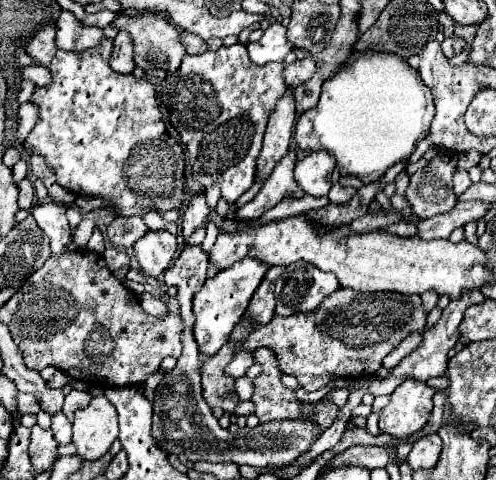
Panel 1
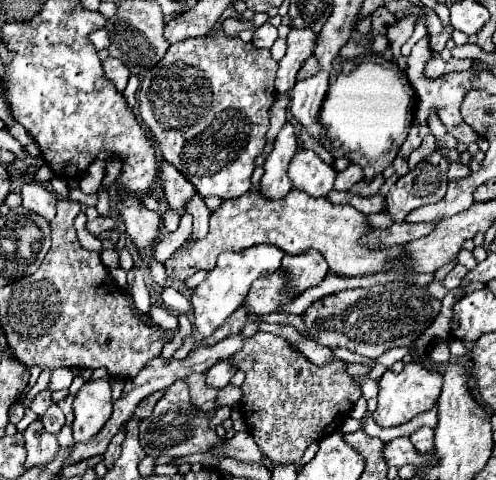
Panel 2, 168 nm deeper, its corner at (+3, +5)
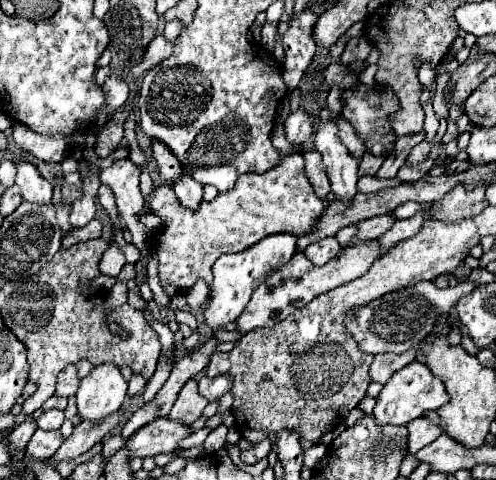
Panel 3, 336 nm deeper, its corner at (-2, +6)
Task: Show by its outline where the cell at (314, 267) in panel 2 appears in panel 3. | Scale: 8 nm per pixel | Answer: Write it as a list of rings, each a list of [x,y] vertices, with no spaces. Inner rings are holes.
[[[330,236],[330,238],[322,238],[322,240],[314,242],[314,244],[310,244],[310,246],[304,250],[304,254],[308,256],[308,260],[310,260],[312,264],[322,266],[322,264],[326,264],[328,260],[332,260],[332,258],[338,254],[338,250],[340,250],[338,240]]]

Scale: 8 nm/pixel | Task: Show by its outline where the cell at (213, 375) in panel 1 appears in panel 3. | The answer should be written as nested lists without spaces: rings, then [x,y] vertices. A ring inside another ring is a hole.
[[[190,380],[180,390],[178,400],[174,402],[168,418],[170,420],[178,420],[178,422],[192,424],[194,420],[200,418],[200,414],[202,414],[202,410],[204,410],[206,404],[208,404],[208,400],[198,394],[198,382],[196,380]]]

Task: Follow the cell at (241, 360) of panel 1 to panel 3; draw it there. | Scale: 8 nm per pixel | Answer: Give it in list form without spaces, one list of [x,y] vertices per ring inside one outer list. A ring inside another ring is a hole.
[[[230,374],[216,376],[216,378],[206,378],[206,376],[202,376],[202,378],[198,380],[198,390],[200,390],[200,394],[202,394],[208,402],[218,402],[230,388],[232,388],[232,378],[230,378]]]

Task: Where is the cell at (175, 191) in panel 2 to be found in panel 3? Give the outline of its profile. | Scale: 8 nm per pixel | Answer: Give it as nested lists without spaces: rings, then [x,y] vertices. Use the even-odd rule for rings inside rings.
[[[150,142],[152,146],[152,154],[154,160],[158,162],[158,170],[164,182],[168,182],[170,186],[174,184],[174,180],[184,172],[182,164],[178,162],[178,158],[174,158],[174,154],[170,154],[170,150],[166,150],[166,146],[162,146],[162,142]]]

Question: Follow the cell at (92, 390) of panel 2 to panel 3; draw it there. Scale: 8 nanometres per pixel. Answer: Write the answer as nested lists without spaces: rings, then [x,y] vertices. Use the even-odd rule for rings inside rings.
[[[100,364],[90,370],[88,376],[80,380],[76,392],[78,414],[84,420],[102,420],[116,412],[126,398],[128,382],[114,364]]]

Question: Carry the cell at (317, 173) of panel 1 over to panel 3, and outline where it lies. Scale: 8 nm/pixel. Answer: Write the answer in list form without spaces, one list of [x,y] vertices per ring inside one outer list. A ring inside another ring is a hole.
[[[306,150],[304,154],[304,174],[310,180],[310,184],[314,186],[314,194],[318,194],[318,198],[324,198],[330,192],[330,182],[322,164],[322,156],[318,154],[318,150]]]

